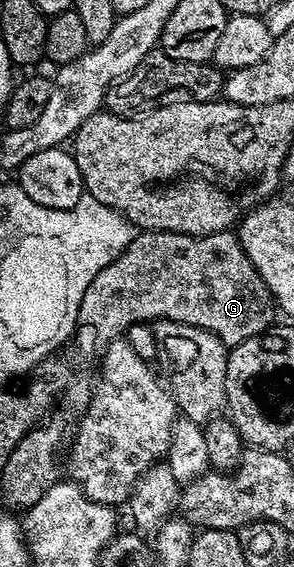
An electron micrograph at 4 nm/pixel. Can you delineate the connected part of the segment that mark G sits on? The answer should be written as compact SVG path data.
M159 229L138 231L126 245L125 251L112 263L108 263L108 267L100 270L92 283L88 283L88 291L84 291L84 299L80 299L78 318L70 342L57 354L50 354L45 361L39 361L37 367L31 370L24 388L34 389L34 385L43 385L46 382L50 396L56 399L63 392L63 386L77 376L76 371L88 368L93 361L95 364L98 354L107 345L121 338L132 326L139 323L172 320L190 324L216 334L231 349L244 339L267 332L275 324L274 313L276 314L276 302L270 296L270 288L242 250L233 232L193 237Z

